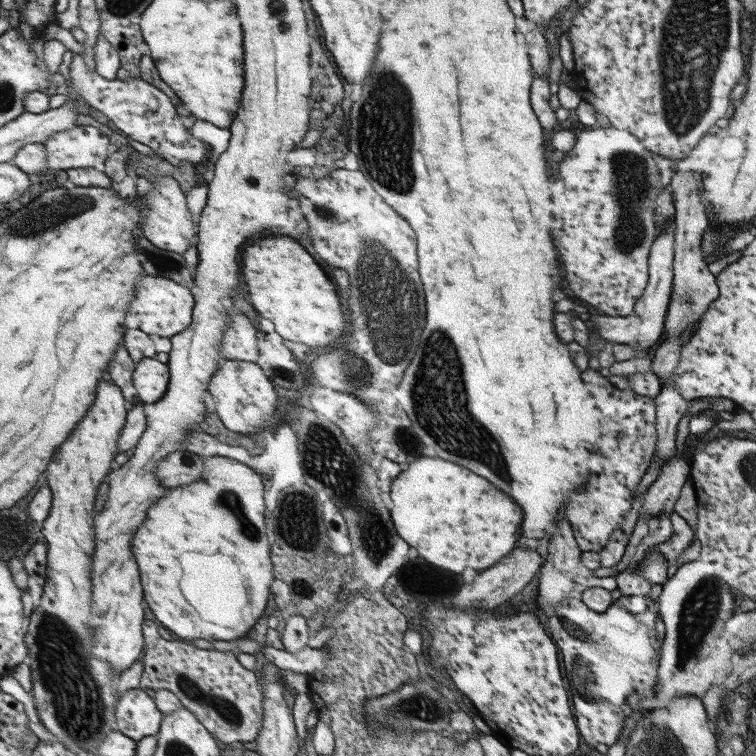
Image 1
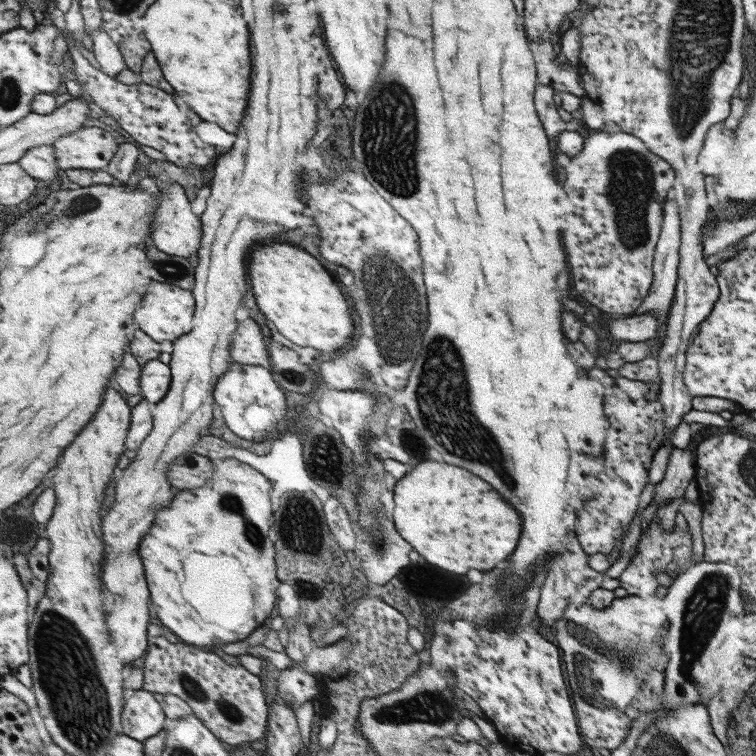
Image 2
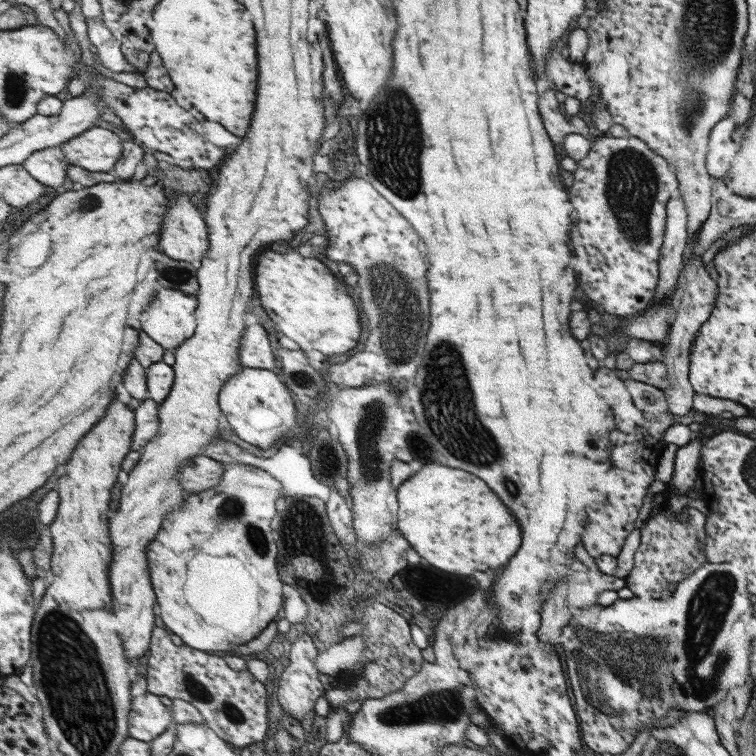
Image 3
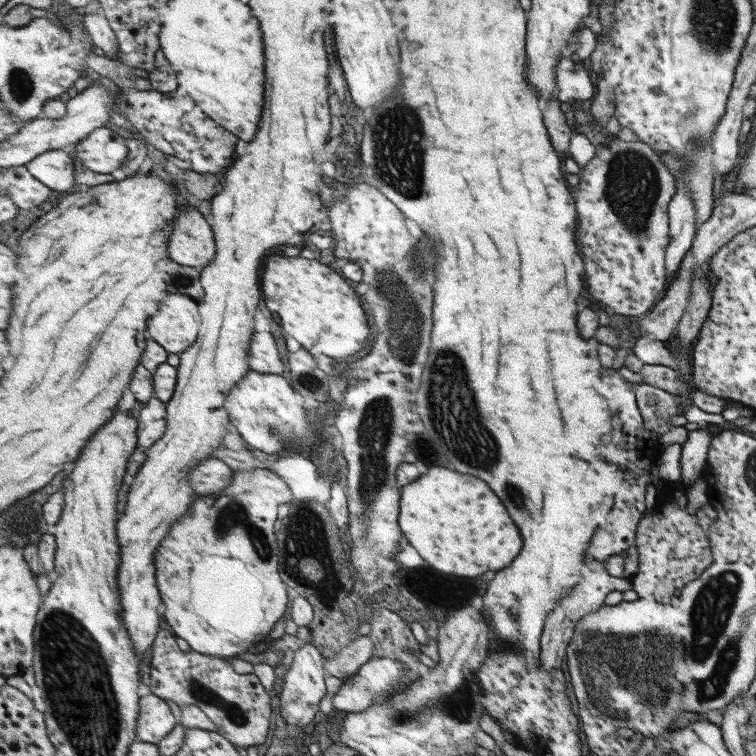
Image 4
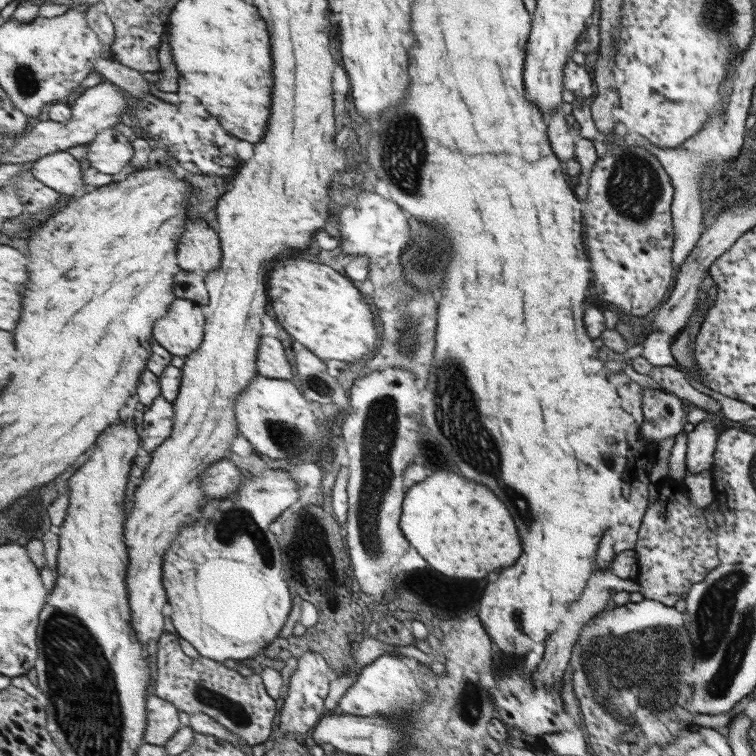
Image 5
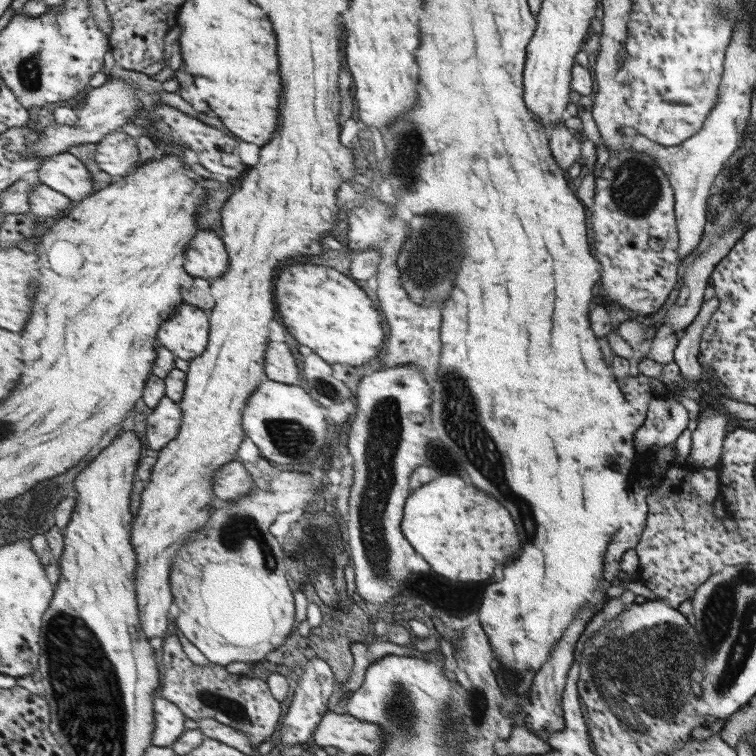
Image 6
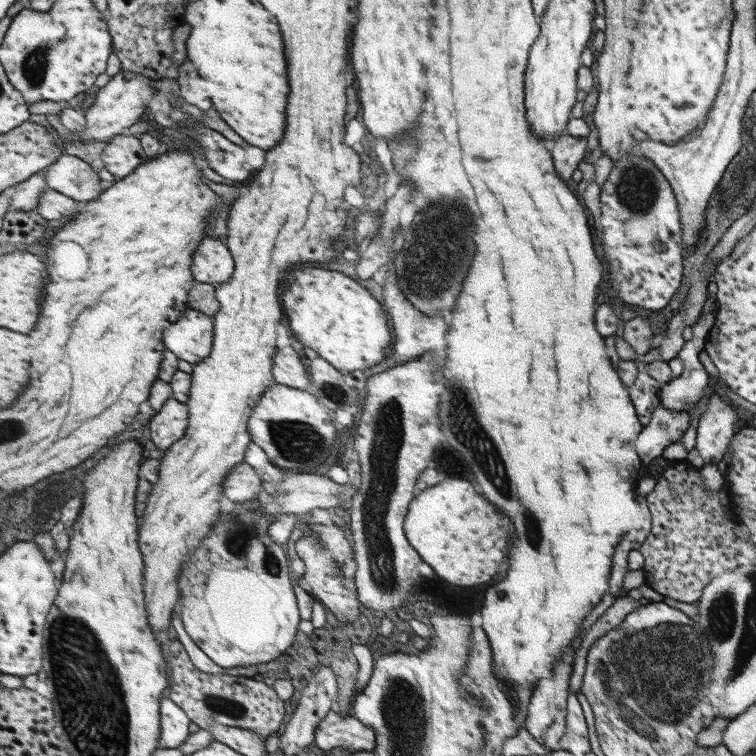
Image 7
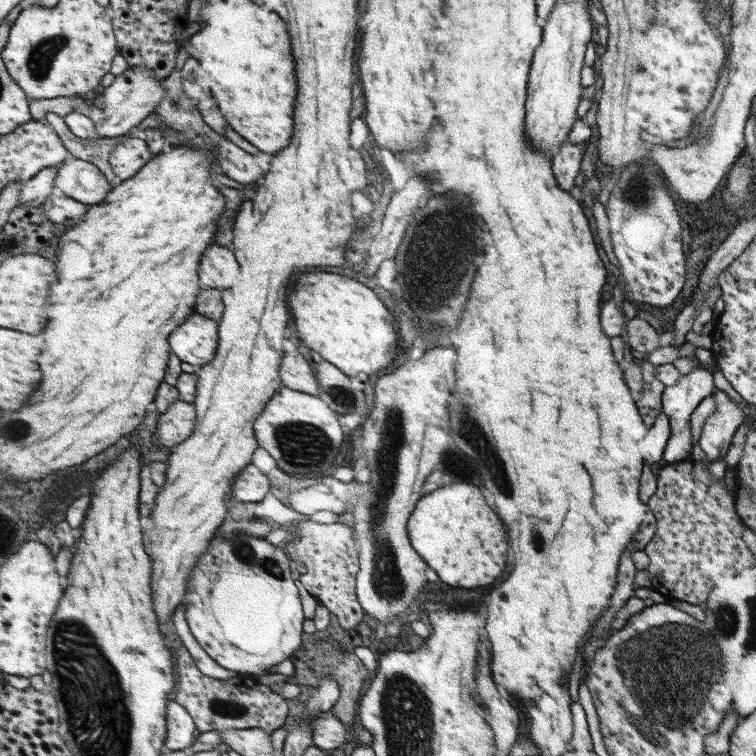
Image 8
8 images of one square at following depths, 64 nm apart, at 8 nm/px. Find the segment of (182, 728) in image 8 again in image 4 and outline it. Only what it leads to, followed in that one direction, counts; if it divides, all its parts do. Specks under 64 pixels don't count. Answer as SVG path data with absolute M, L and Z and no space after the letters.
M154 694L144 695L141 700L139 740L160 744L173 734L178 718L165 698Z

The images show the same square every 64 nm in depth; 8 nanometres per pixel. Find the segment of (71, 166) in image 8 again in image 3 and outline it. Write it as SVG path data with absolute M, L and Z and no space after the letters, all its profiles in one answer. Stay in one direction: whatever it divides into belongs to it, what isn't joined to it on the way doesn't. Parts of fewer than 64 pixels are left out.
M62 147L39 150L23 165L49 188L60 188L68 182L71 162Z

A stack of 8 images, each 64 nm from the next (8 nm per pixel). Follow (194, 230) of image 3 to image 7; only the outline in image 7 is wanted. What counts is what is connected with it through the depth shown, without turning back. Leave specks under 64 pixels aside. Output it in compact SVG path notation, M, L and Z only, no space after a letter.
M208 238L200 246L194 262L194 272L200 282L220 285L231 282L237 271L237 262L228 242Z

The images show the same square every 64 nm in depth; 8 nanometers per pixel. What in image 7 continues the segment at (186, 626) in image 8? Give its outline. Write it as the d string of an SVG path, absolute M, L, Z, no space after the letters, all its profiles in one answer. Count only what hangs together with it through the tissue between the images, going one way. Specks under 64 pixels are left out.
M178 611L176 616L172 618L172 630L175 638L179 639L182 644L188 650L192 662L199 666L200 670L208 671L210 674L226 674L232 676L246 676L253 677L257 674L268 673L269 671L276 671L279 669L285 669L286 659L282 655L278 660L274 662L266 662L266 664L256 664L256 666L236 666L236 668L224 668L220 666L202 647L192 638L192 635L186 628L183 614Z

